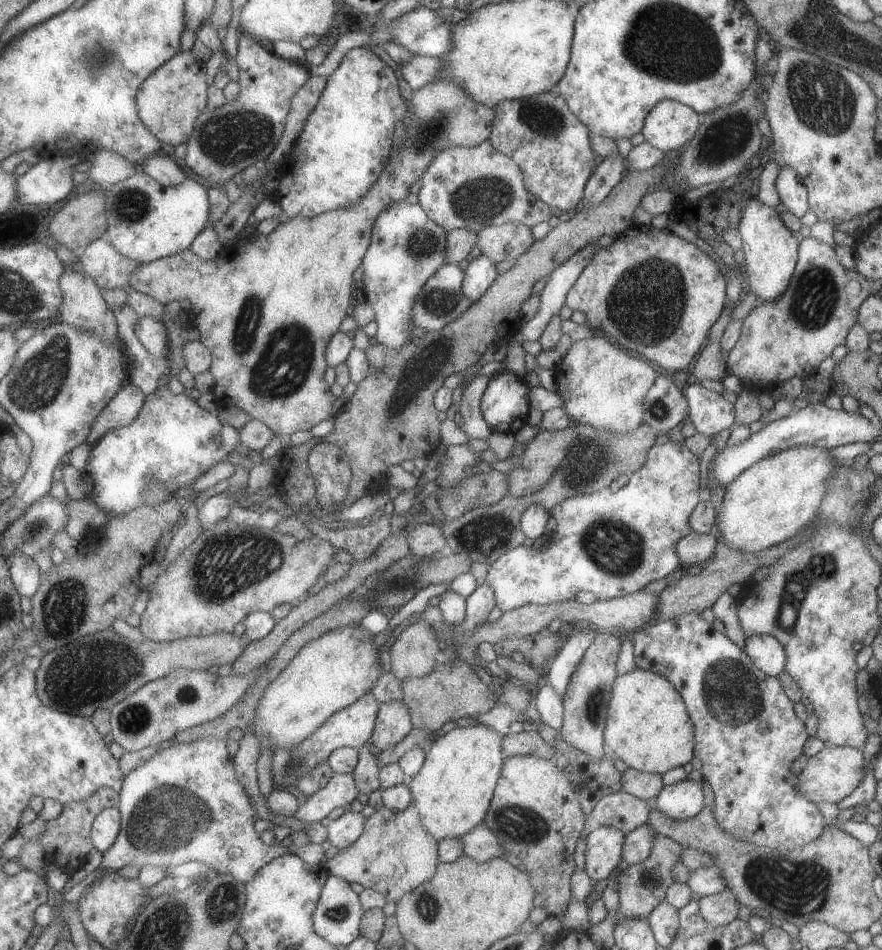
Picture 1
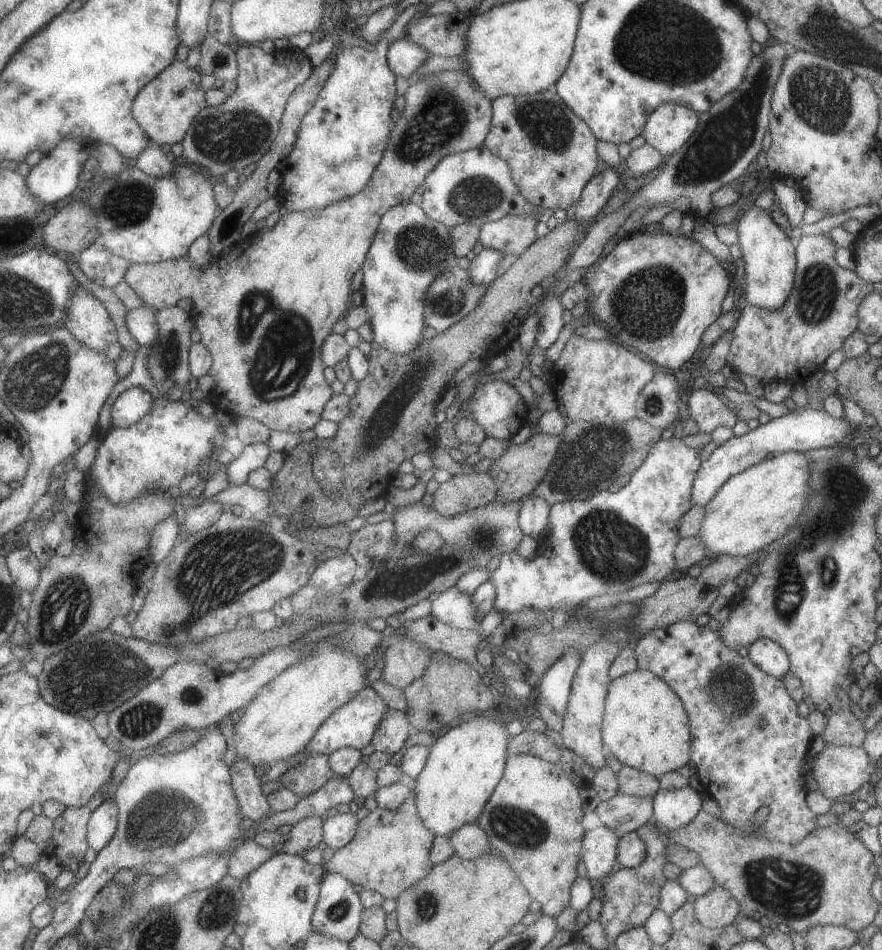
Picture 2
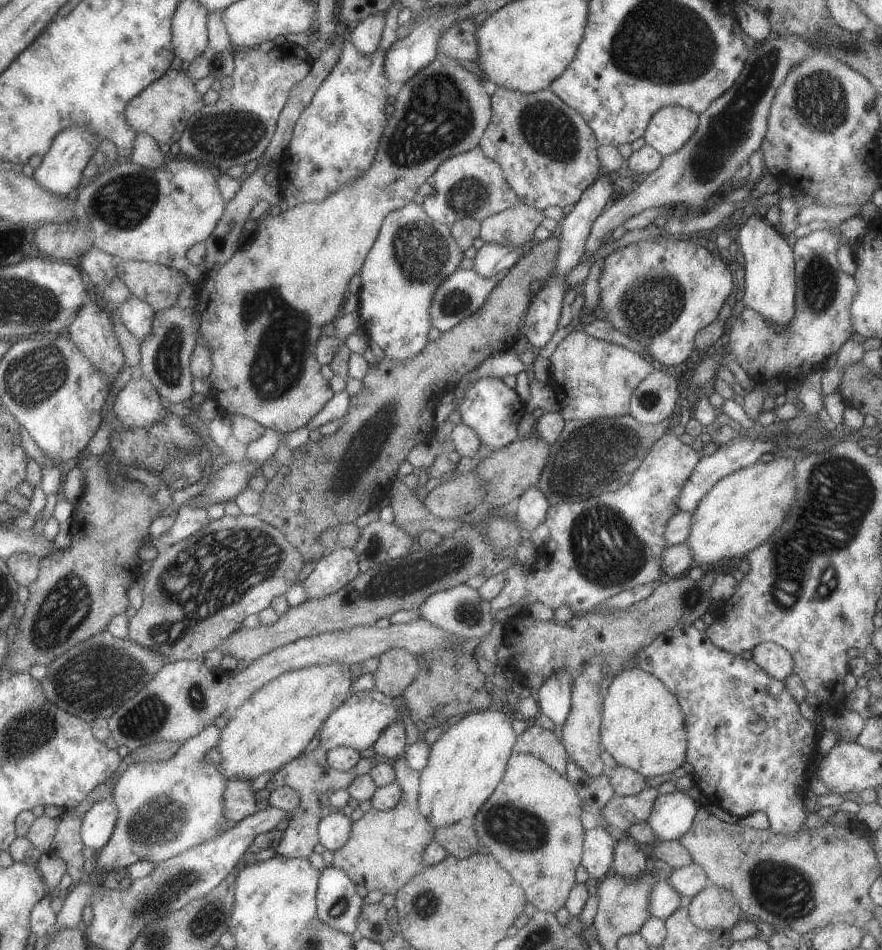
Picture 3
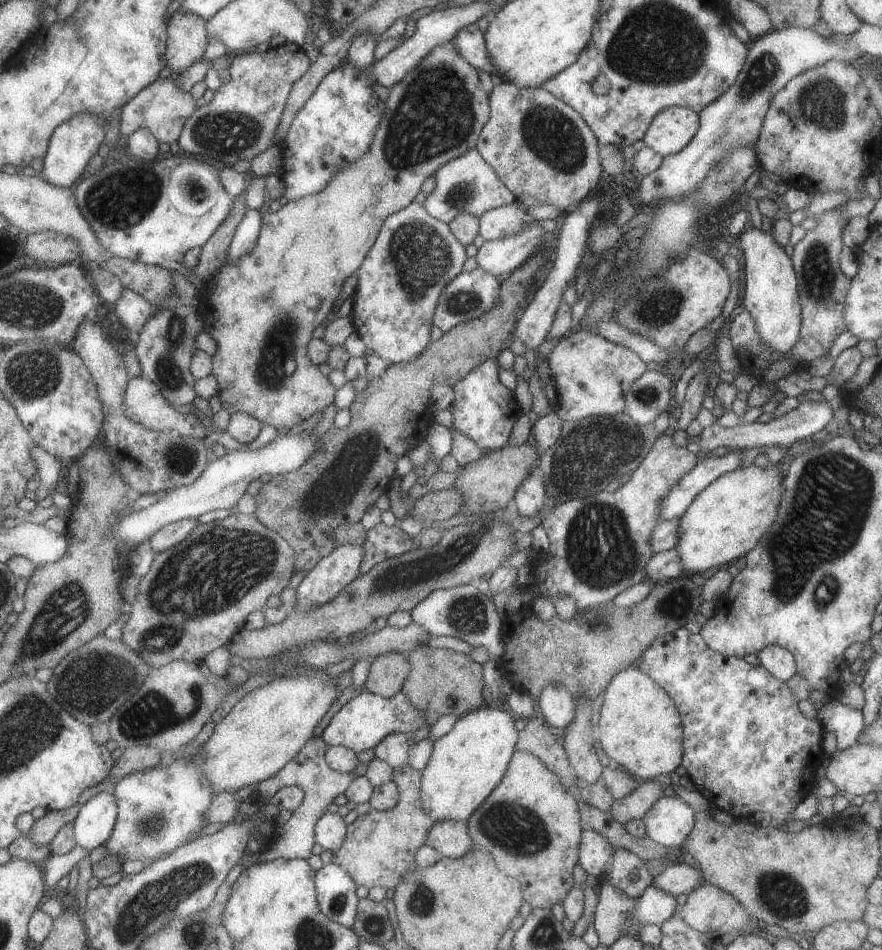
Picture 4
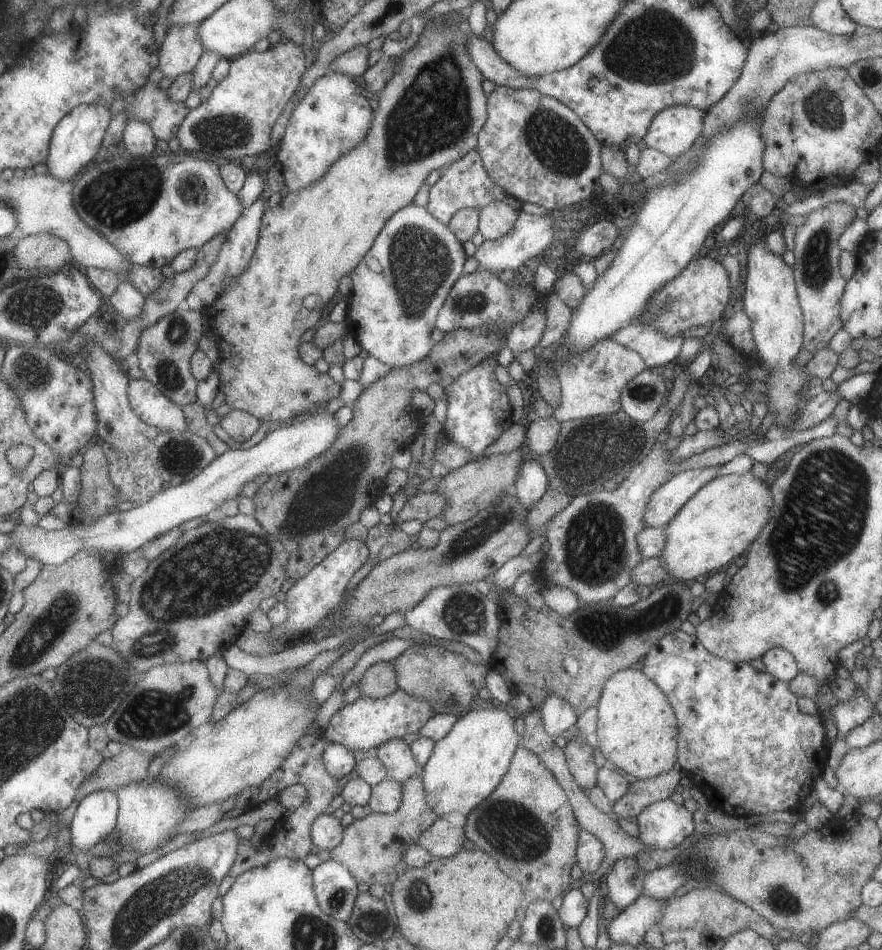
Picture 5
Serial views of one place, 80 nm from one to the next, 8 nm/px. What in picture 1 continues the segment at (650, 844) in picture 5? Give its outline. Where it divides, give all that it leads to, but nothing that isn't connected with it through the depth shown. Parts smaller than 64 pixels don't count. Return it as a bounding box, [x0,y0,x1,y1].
[652,779,704,820]

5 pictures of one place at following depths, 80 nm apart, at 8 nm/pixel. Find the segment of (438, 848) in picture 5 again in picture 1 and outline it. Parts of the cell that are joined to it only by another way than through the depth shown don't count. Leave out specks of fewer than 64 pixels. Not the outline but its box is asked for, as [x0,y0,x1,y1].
[459,824,506,862]

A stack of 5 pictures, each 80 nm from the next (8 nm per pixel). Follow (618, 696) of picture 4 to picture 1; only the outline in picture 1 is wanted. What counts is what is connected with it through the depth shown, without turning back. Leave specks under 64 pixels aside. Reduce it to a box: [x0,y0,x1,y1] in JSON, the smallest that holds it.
[603,669,694,775]

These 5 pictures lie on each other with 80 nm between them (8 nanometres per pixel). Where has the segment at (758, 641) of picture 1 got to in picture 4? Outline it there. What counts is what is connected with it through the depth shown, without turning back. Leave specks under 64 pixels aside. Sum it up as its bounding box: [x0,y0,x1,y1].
[756,645,796,681]

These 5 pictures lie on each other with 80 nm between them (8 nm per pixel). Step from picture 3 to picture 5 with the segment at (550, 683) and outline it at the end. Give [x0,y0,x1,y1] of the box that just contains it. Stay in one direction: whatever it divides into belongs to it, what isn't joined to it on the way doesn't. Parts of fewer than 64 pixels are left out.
[539,695,578,740]

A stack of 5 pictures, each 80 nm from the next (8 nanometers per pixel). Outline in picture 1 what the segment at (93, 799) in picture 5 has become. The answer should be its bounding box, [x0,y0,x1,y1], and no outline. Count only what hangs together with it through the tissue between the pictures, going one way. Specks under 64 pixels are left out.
[89,807,120,853]

